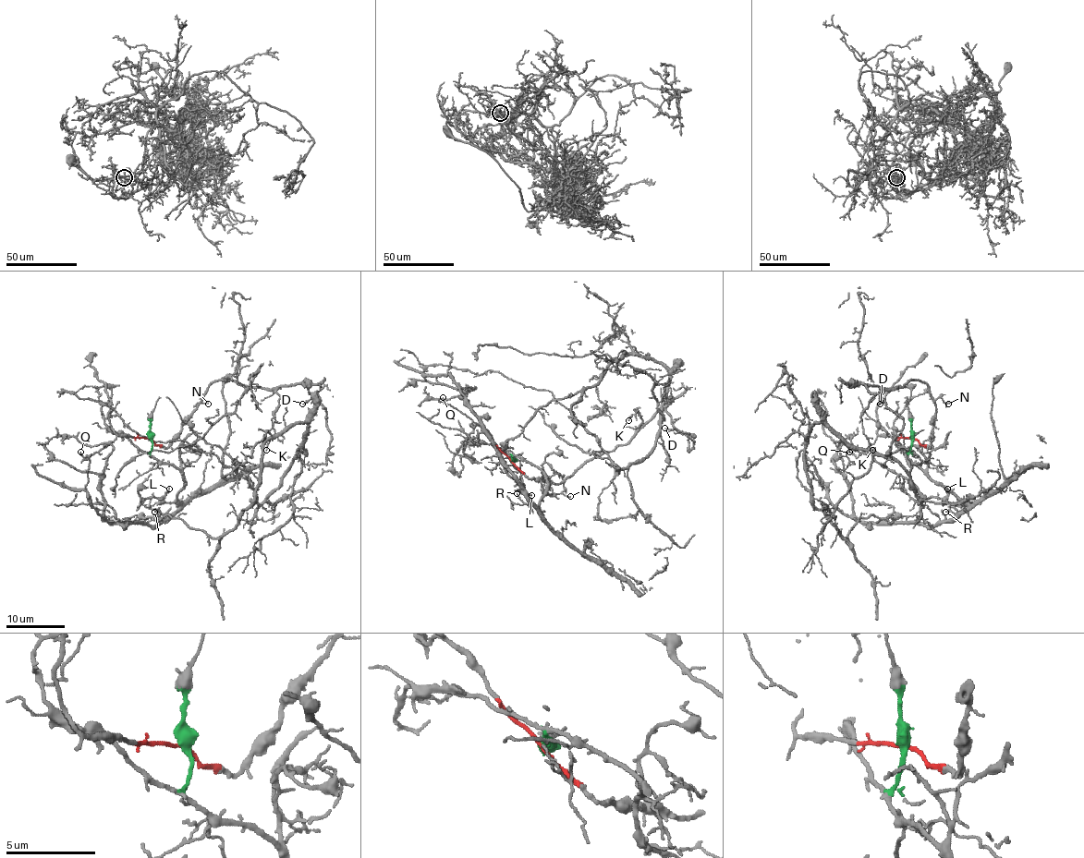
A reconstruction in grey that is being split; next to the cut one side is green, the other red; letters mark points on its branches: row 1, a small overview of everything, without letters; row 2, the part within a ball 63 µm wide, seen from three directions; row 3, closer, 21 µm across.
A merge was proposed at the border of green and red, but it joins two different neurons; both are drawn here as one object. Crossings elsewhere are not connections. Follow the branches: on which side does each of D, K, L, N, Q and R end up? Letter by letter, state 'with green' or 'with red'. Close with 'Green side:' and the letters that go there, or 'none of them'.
D: with red
K: with red
L: with green
N: with red
Q: with red
R: with green
Green side: L, R

